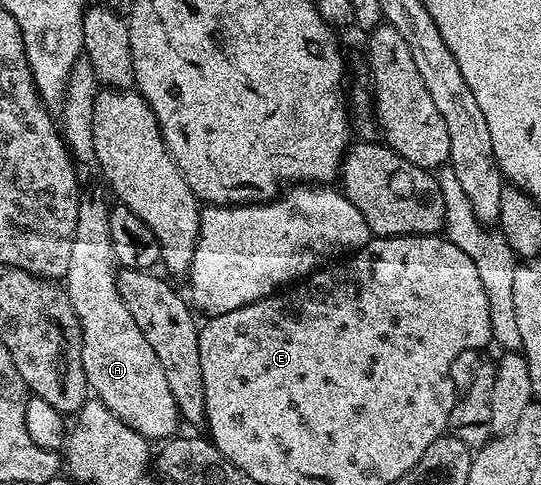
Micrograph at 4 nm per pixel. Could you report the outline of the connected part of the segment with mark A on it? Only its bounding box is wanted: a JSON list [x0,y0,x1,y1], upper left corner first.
[65,197,181,440]

